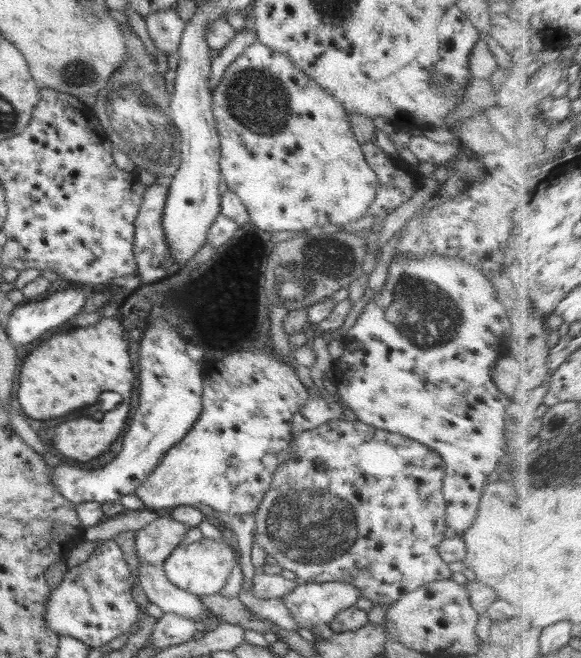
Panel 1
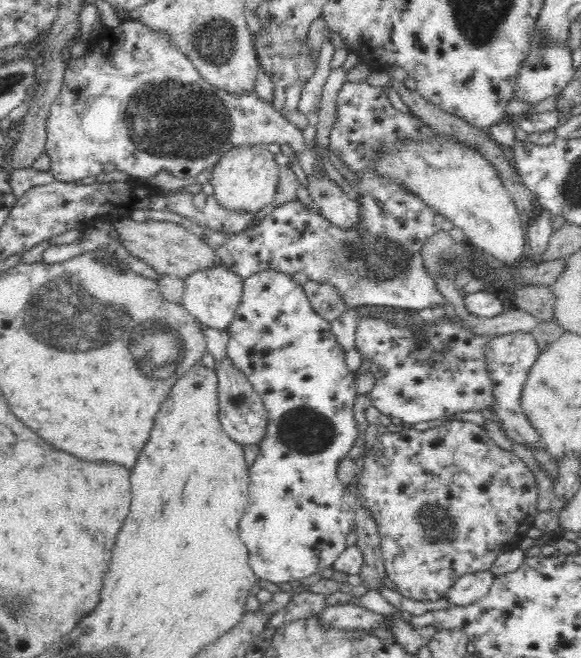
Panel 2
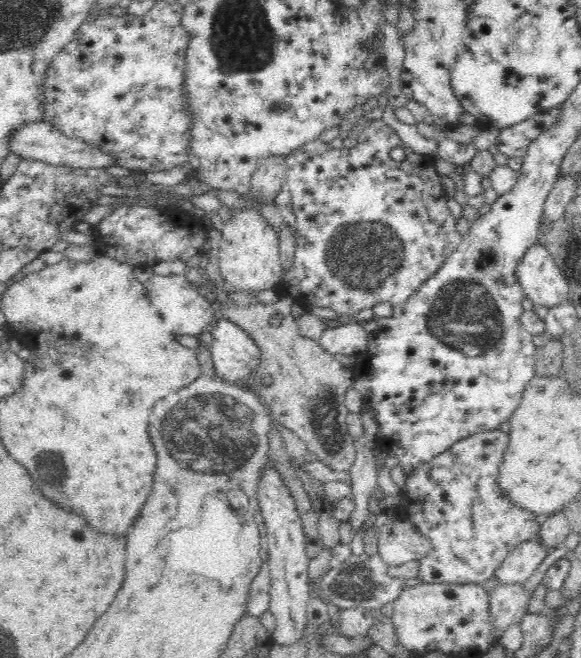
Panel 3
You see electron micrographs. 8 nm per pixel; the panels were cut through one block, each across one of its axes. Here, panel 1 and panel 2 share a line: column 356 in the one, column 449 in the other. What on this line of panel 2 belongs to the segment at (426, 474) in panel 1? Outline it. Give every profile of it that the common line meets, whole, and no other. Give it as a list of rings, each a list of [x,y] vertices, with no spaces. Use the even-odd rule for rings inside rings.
[[[448,419],[435,428],[424,431],[416,429],[404,429],[396,433],[378,434],[373,442],[373,447],[366,452],[365,457],[360,460],[361,474],[359,482],[354,488],[354,495],[357,497],[358,505],[368,509],[372,517],[376,519],[381,551],[385,560],[385,571],[388,578],[396,584],[396,591],[402,596],[415,601],[437,601],[446,598],[448,591],[460,576],[475,573],[478,571],[490,570],[494,560],[504,550],[518,548],[521,539],[527,537],[527,532],[534,527],[534,518],[538,514],[538,483],[534,471],[516,454],[496,445],[484,427],[475,423],[462,420]]]

